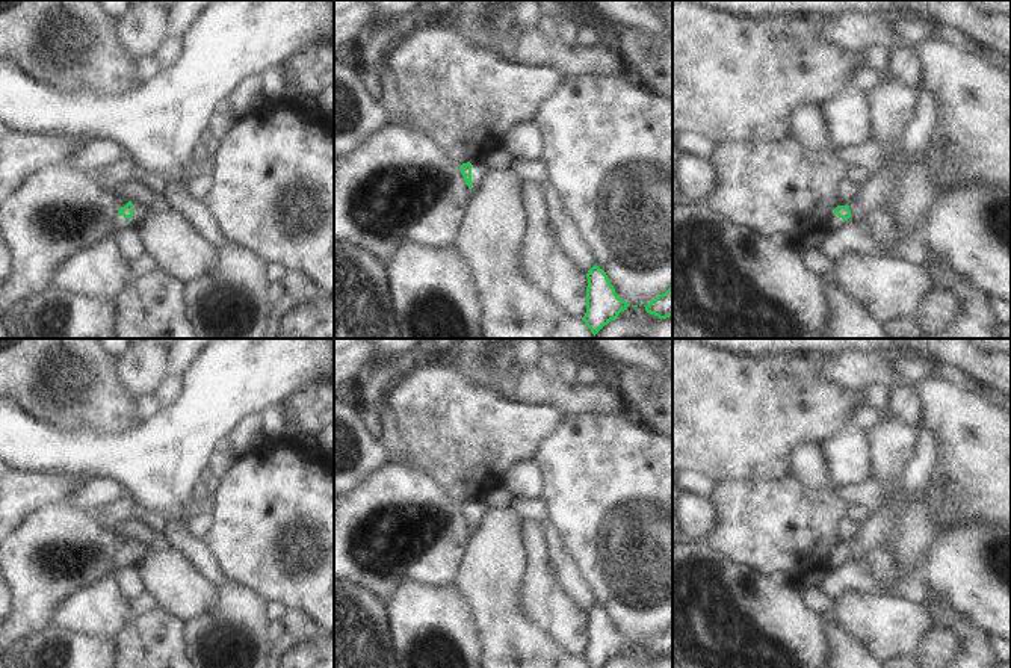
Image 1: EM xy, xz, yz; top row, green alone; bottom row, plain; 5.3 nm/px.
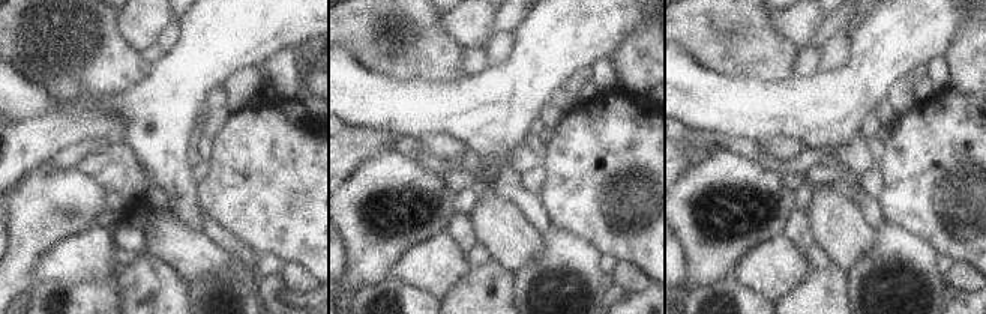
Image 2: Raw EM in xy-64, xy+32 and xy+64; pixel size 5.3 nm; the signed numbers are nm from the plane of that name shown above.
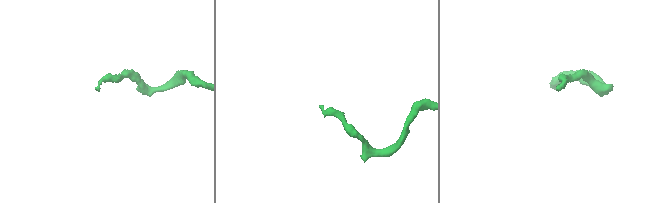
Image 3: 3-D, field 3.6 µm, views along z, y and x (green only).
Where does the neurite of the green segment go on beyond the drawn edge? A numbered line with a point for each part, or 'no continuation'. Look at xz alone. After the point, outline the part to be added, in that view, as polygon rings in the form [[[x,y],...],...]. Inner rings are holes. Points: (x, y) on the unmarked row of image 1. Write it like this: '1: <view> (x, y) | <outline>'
1: xz (478, 505) | [[[475,499],[470,502],[471,502],[471,530],[473,530],[479,524],[487,508],[484,499]]]

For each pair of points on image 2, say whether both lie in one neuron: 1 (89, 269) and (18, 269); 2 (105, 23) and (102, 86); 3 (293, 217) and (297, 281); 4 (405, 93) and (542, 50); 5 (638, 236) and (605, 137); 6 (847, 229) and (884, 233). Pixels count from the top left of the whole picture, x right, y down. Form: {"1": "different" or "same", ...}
{"1": "different", "2": "same", "3": "different", "4": "same", "5": "same", "6": "different"}

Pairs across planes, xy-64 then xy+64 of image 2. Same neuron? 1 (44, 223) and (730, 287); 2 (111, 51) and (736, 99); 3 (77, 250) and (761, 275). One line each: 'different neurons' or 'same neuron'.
1: different neurons
2: different neurons
3: same neuron

